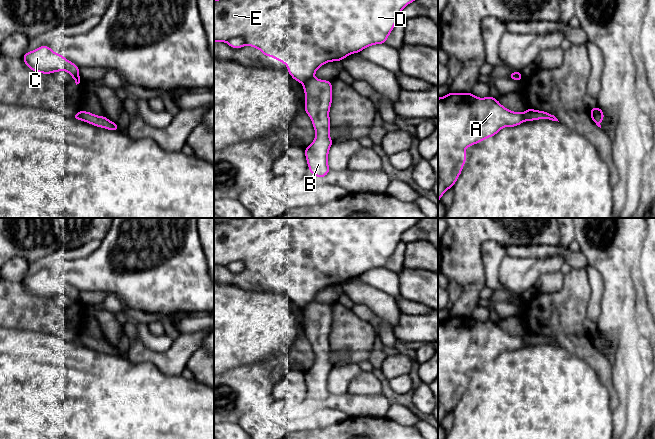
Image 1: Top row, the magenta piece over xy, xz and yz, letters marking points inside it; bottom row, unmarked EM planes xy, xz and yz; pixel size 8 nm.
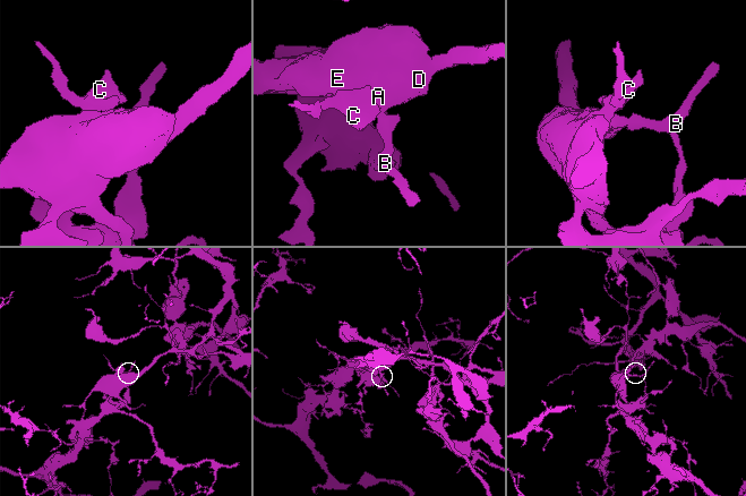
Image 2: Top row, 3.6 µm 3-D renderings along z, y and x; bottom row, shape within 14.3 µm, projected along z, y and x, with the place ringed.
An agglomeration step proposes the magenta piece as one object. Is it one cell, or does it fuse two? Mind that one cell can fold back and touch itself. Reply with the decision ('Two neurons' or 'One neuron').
Two neurons

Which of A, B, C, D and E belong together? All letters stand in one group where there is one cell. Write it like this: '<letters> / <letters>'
A D E / B C

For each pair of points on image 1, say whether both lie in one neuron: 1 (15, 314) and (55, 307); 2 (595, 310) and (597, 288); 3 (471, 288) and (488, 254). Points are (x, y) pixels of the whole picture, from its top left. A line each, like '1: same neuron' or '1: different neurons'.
1: same neuron
2: same neuron
3: different neurons

